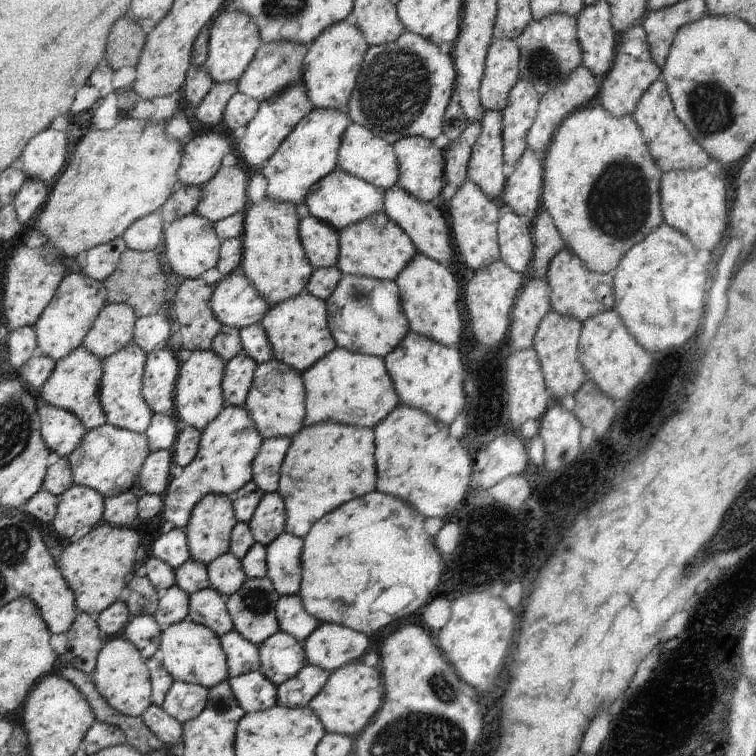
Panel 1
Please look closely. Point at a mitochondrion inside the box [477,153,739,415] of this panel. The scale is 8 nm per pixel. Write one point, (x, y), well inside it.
(619, 204)

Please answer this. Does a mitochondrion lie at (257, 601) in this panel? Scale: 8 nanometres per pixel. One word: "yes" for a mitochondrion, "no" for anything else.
yes

